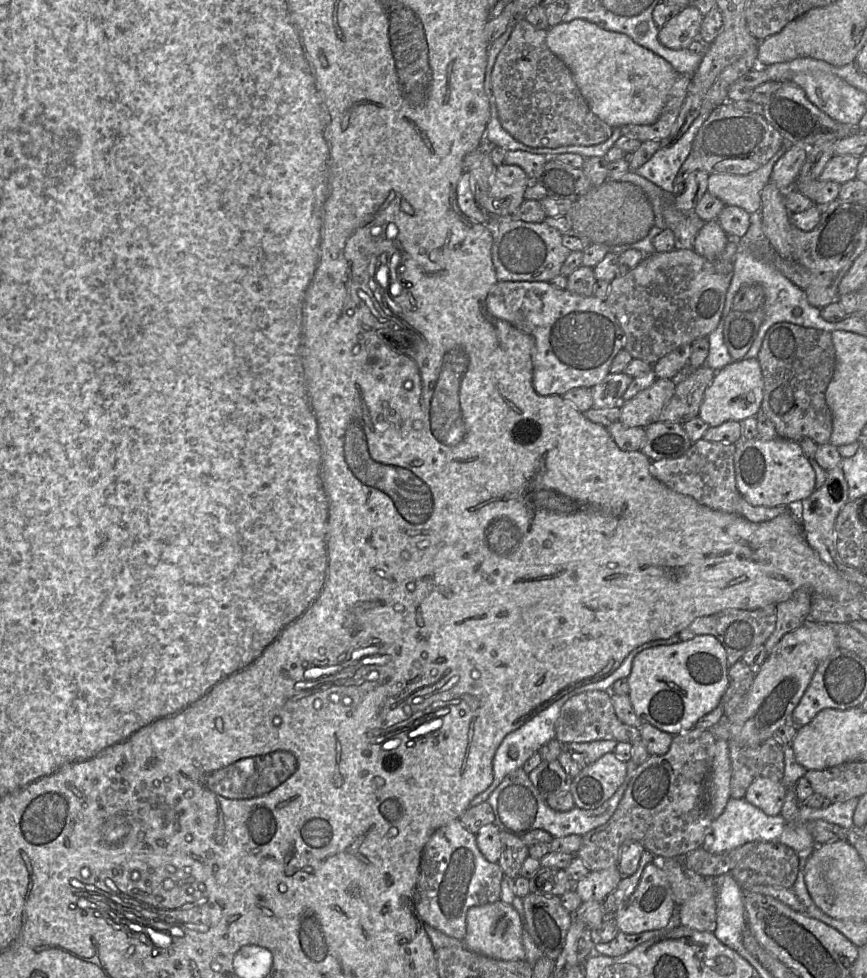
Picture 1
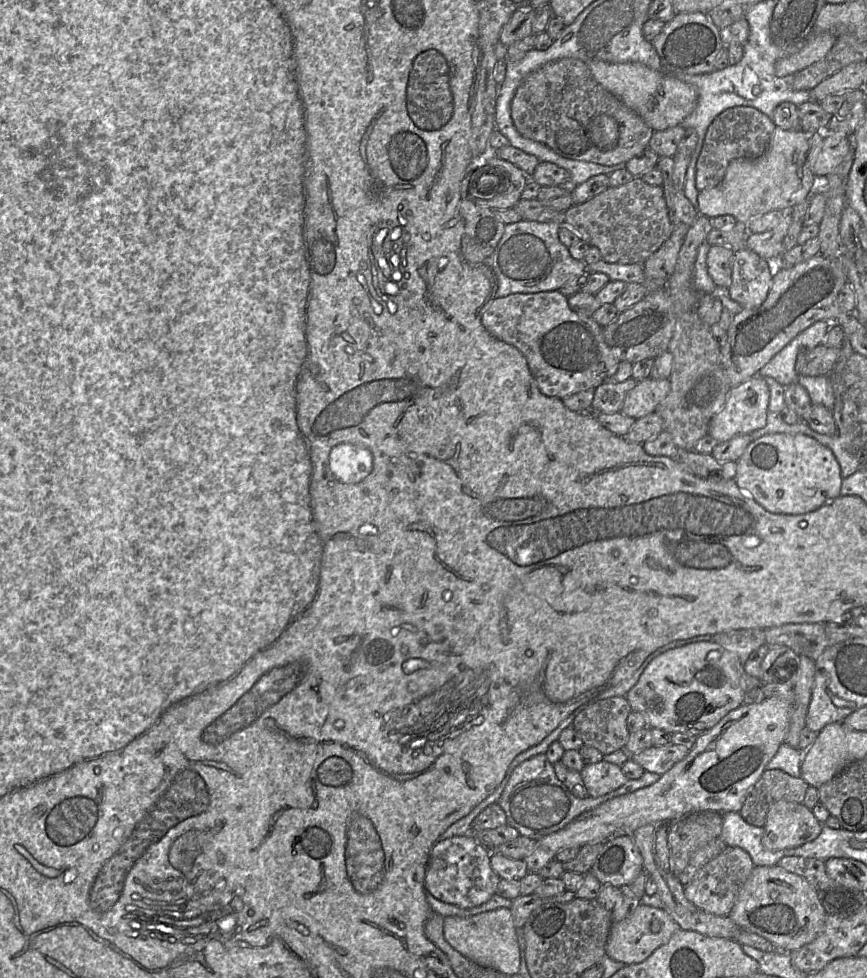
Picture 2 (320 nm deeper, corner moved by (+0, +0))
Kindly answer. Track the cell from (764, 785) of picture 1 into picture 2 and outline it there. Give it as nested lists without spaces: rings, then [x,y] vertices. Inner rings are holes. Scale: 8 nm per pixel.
[[[778,800],[770,804],[762,836],[763,845],[772,851],[796,848],[817,838],[823,823],[803,803]]]

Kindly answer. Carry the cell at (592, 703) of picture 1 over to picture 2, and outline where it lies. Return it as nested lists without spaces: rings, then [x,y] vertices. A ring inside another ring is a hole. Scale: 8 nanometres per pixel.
[[[669,743],[662,746],[651,746],[630,758],[641,765],[646,771],[662,775],[689,753],[684,745]]]

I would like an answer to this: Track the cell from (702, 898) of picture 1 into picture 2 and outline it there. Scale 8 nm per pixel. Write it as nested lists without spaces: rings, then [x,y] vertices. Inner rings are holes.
[[[727,846],[719,855],[707,862],[684,886],[684,895],[699,909],[727,917],[754,867],[750,855],[745,850],[737,846]]]

